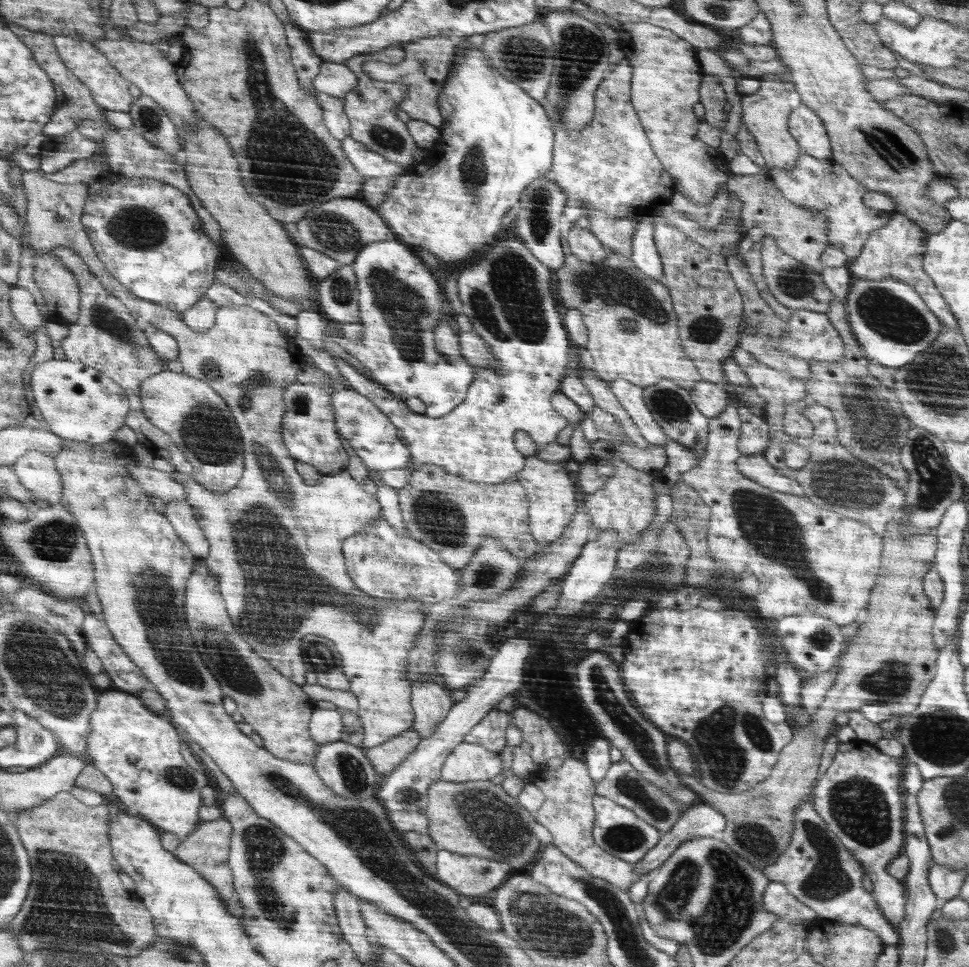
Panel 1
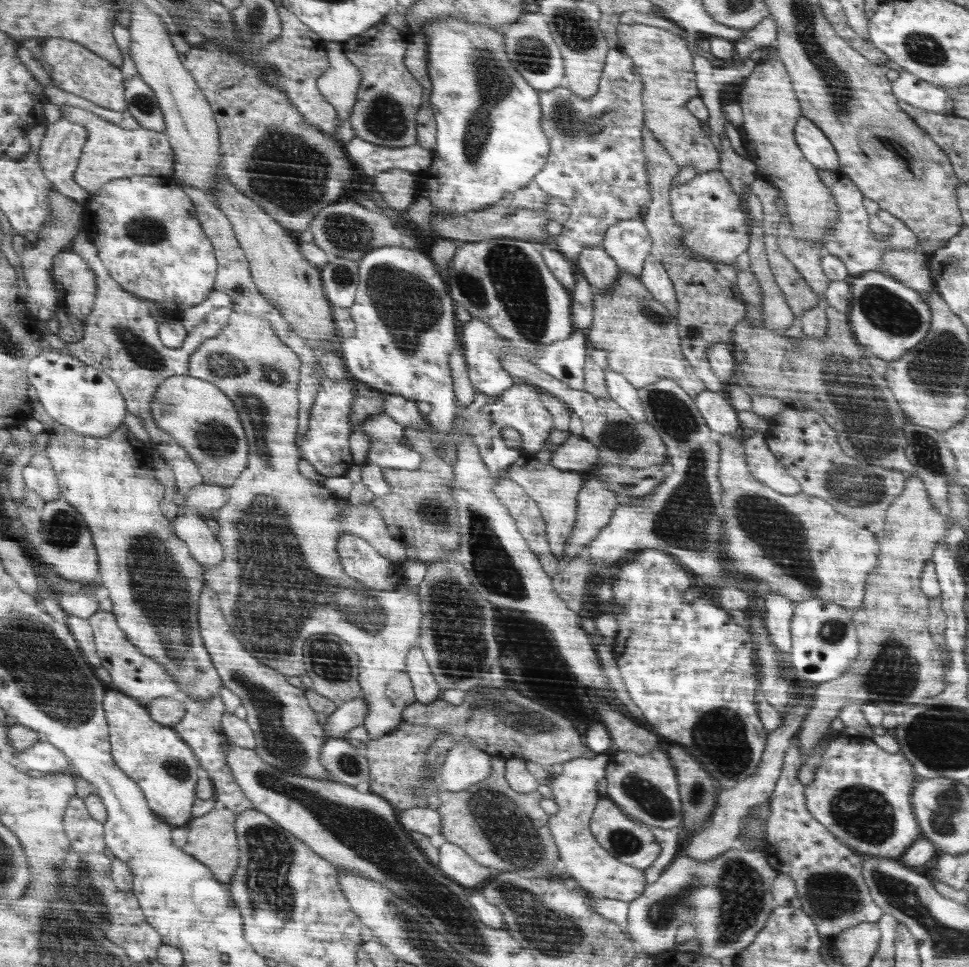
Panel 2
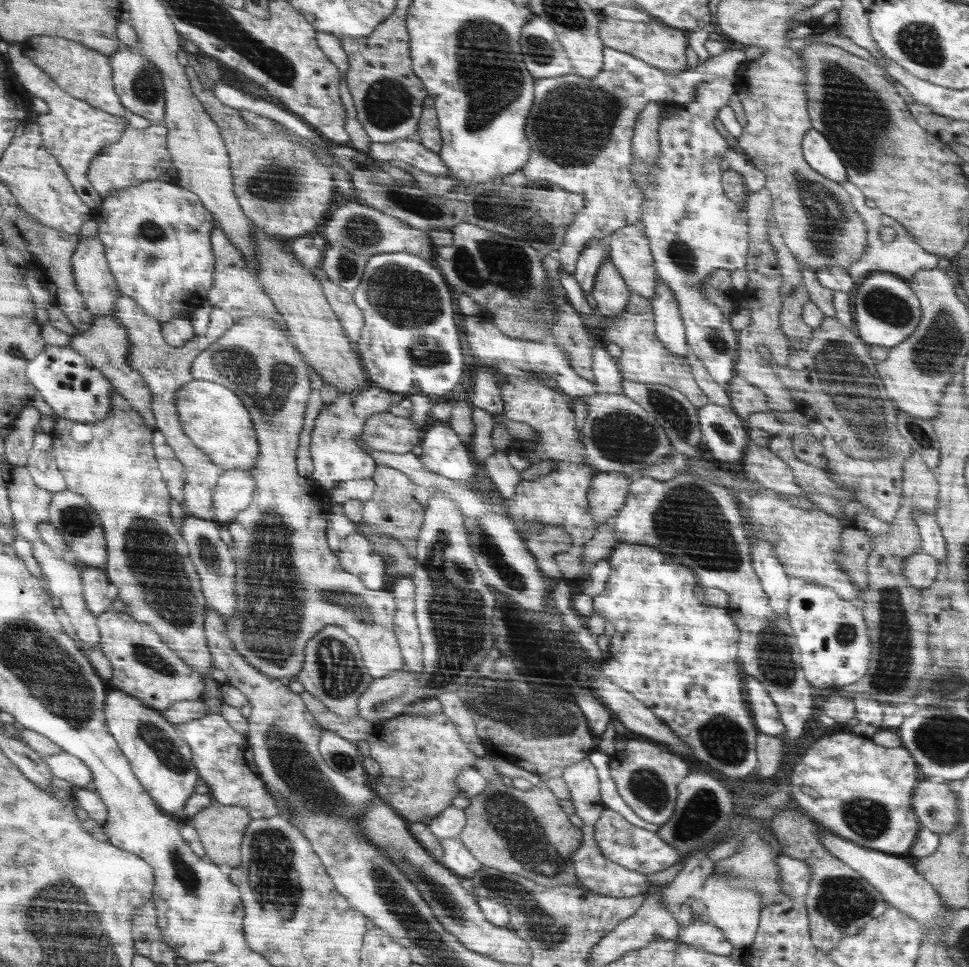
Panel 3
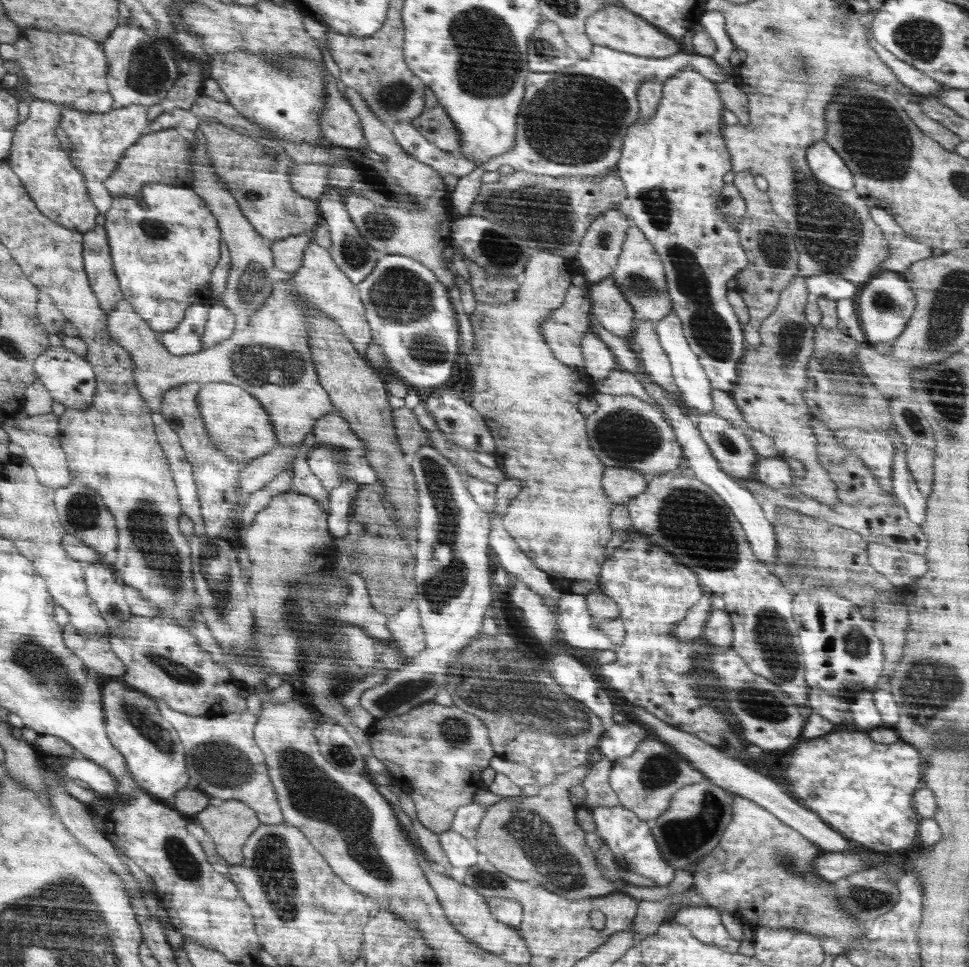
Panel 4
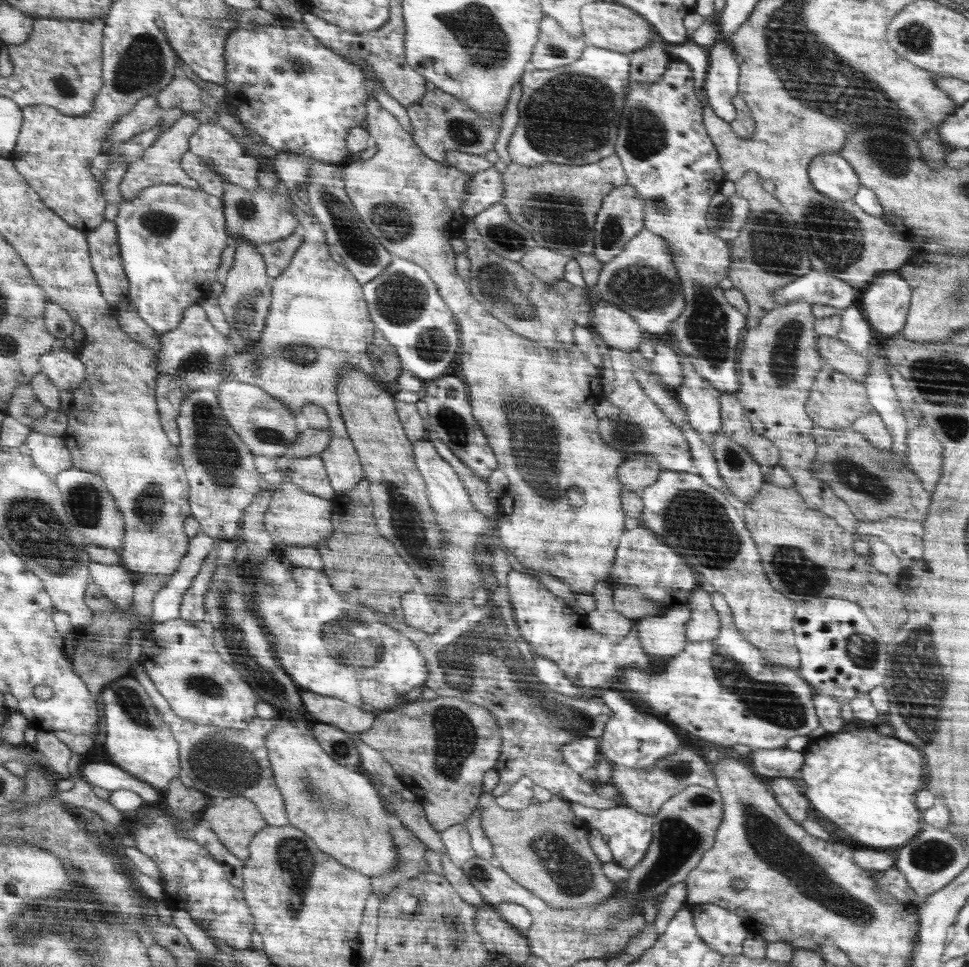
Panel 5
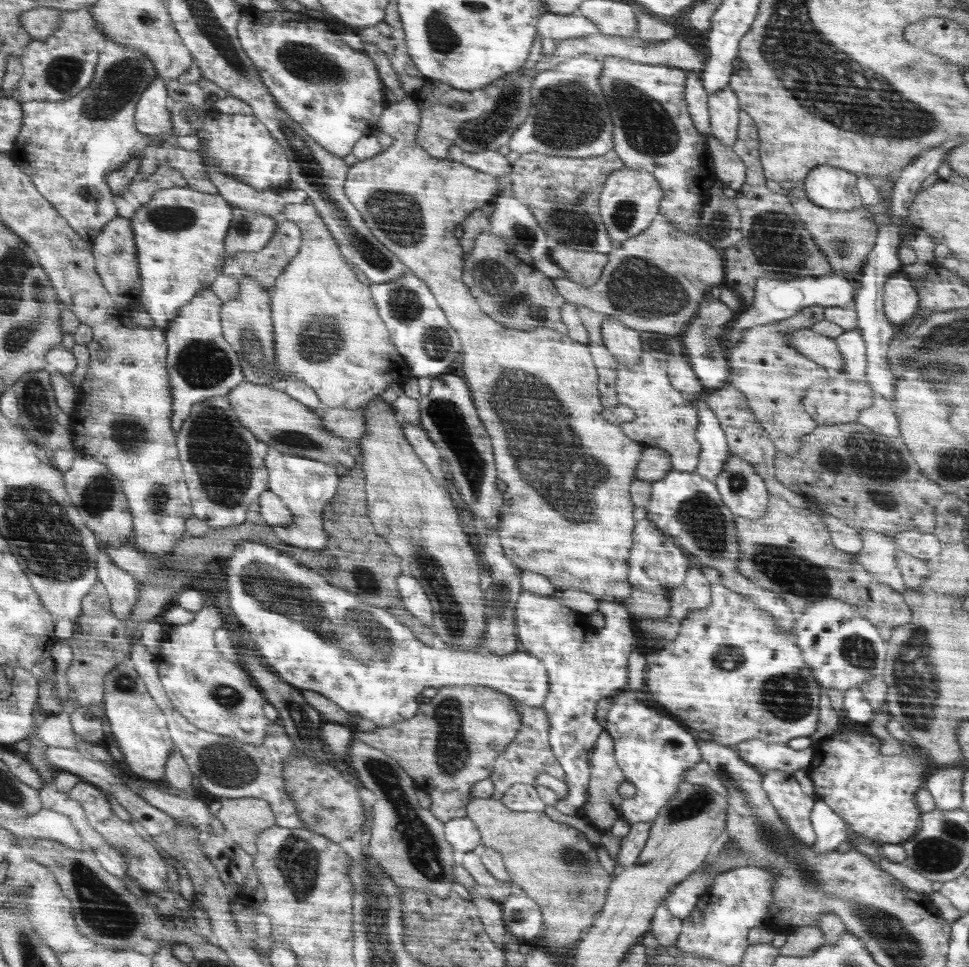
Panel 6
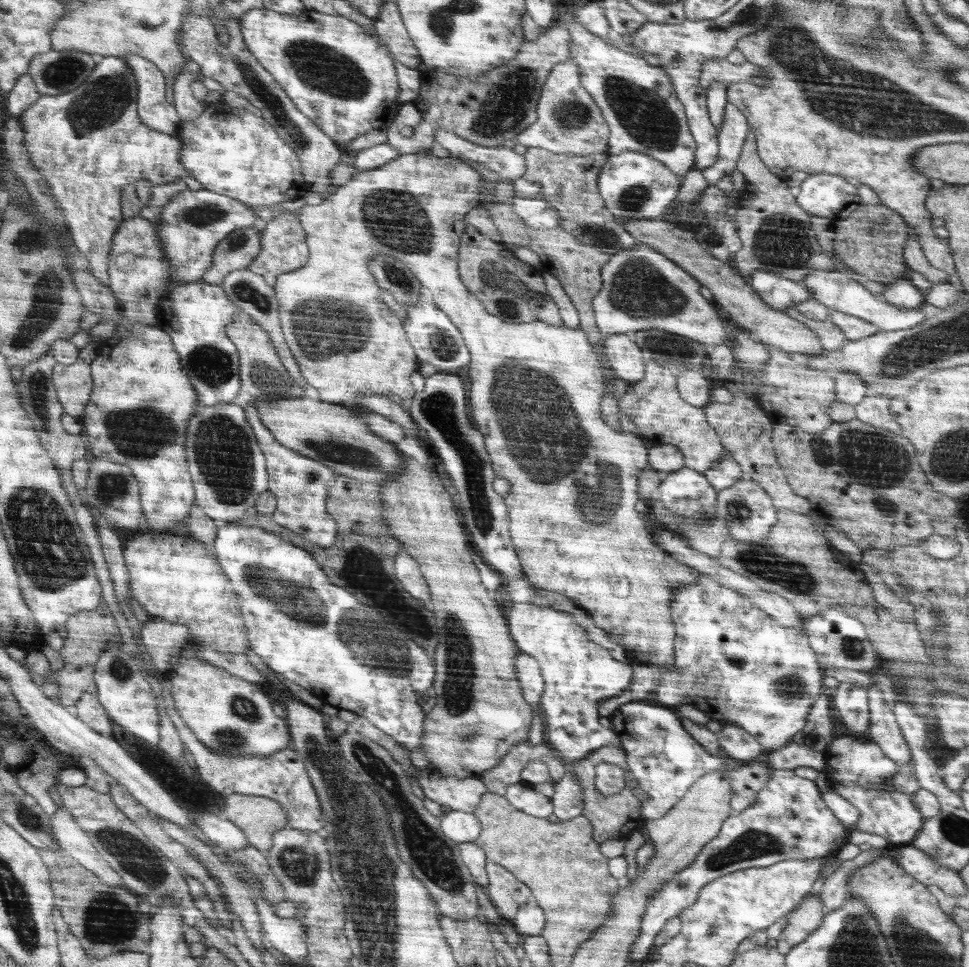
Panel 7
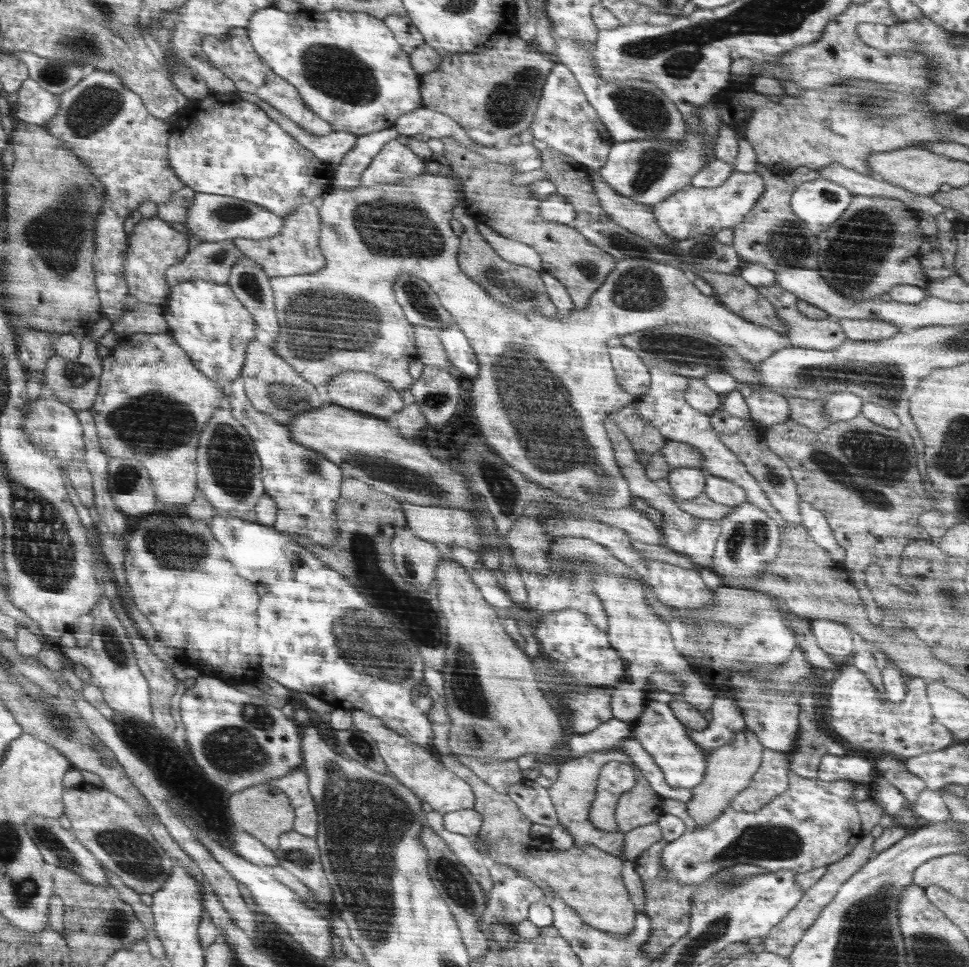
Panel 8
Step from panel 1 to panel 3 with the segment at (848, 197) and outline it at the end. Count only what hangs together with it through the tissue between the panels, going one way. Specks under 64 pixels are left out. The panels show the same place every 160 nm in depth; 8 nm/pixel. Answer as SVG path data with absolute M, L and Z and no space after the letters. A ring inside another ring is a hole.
M846 182L842 186L848 192L854 208L862 217L867 228L866 251L864 251L864 255L856 263L852 263L848 267L848 272L853 276L856 284L861 283L869 274L875 272L891 272L908 280L918 271L930 270L938 266L939 258L924 250L897 220L884 214L878 207L868 203L862 192L850 182ZM882 226L888 226L888 228L896 231L896 237L893 243L885 243L880 239L880 228Z

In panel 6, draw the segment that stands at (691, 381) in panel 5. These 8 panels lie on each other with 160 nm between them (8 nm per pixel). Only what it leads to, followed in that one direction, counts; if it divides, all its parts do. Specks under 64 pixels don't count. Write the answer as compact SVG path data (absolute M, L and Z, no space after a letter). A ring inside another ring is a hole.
M705 391L698 399L693 400L693 405L698 408L699 426L697 440L701 444L701 454L697 470L706 480L715 481L721 474L727 458L729 458L728 438L725 429L721 427L720 420L714 416L714 412L706 405L709 391Z

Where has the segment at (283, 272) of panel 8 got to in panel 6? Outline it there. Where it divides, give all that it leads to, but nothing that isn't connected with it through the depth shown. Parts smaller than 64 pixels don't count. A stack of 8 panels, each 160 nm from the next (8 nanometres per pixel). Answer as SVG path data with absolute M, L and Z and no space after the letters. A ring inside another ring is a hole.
M282 221L277 223L276 232L269 240L269 244L258 252L242 252L236 253L236 257L224 258L224 265L222 268L222 275L231 276L238 279L241 276L251 276L255 278L258 284L261 284L264 288L270 290L277 282L278 276L285 271L287 267L292 263L294 258L298 256L298 252L301 251L302 244L304 243L301 228L294 221Z

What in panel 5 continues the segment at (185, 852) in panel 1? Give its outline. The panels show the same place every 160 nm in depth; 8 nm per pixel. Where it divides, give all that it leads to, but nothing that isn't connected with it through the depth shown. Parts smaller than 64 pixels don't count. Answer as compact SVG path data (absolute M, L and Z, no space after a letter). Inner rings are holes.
M232 797L221 803L212 803L203 811L202 819L211 824L220 842L242 860L250 856L253 836L268 825L254 801L246 797Z

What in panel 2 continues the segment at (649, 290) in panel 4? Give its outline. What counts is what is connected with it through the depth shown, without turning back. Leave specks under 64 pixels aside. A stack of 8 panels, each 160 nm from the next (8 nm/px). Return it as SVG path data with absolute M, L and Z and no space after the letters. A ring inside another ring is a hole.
M642 218L621 220L607 230L601 246L617 262L617 267L641 278L644 264L651 257L653 237Z

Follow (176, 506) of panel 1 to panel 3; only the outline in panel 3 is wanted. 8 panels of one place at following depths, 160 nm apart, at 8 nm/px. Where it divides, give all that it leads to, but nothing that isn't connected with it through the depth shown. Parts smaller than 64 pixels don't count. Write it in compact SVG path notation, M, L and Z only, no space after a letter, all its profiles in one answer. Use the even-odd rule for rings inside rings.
M188 514L181 527L190 547L190 560L193 560L198 576L201 577L201 591L206 598L207 609L214 609L224 620L232 617L236 613L235 576L238 575L237 564L234 564L232 554L228 552L230 548L220 540L216 522L204 520L202 517L194 518Z

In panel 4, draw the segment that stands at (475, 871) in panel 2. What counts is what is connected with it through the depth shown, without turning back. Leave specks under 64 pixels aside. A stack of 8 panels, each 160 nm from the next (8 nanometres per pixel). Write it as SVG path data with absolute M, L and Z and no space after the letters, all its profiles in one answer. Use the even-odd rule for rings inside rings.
M452 829L438 835L442 850L449 858L450 867L468 868L477 863L474 845L465 836Z

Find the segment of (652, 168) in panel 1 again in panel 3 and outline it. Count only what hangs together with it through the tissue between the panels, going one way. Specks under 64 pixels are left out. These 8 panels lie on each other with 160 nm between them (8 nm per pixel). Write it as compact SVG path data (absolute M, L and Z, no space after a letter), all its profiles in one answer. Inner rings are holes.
M735 45L726 49L721 55L711 55L705 62L697 66L687 66L679 73L669 73L615 48L603 48L603 65L597 75L591 79L581 77L572 70L568 75L554 78L537 78L538 100L534 100L534 112L530 113L530 120L526 120L526 137L530 142L530 162L522 167L521 172L527 180L540 180L548 182L566 192L578 194L587 202L585 208L578 212L577 218L567 228L565 242L558 248L558 262L562 269L572 273L577 267L581 253L586 250L592 239L602 239L610 236L614 231L626 225L631 225L641 218L641 208L644 207L644 195L634 181L634 176L629 168L632 167L633 136L636 122L640 112L652 103L653 100L676 101L688 104L695 99L698 85L706 80L734 77L746 64L744 47Z

